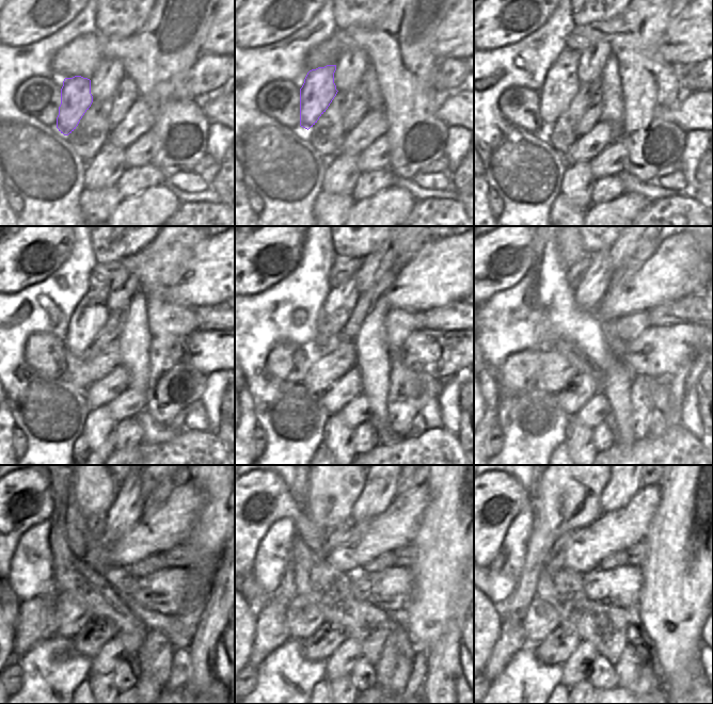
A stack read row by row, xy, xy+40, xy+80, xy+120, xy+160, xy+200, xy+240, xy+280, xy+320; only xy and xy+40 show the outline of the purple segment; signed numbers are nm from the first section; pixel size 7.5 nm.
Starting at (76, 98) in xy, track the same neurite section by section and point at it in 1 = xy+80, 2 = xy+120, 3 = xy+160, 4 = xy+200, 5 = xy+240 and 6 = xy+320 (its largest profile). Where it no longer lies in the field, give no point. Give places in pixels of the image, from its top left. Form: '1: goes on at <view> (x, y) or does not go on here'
1: goes on at xy+80 (561, 83)
2: goes on at xy+120 (91, 314)
3: goes on at xy+160 (339, 303)
4: goes on at xy+200 (596, 282)
5: goes on at xy+240 (127, 508)
6: goes on at xy+320 (621, 486)

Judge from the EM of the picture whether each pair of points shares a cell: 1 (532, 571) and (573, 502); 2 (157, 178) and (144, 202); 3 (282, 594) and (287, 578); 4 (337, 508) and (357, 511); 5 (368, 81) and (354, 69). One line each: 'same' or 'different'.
1: same
2: different
3: same
4: different
5: different

